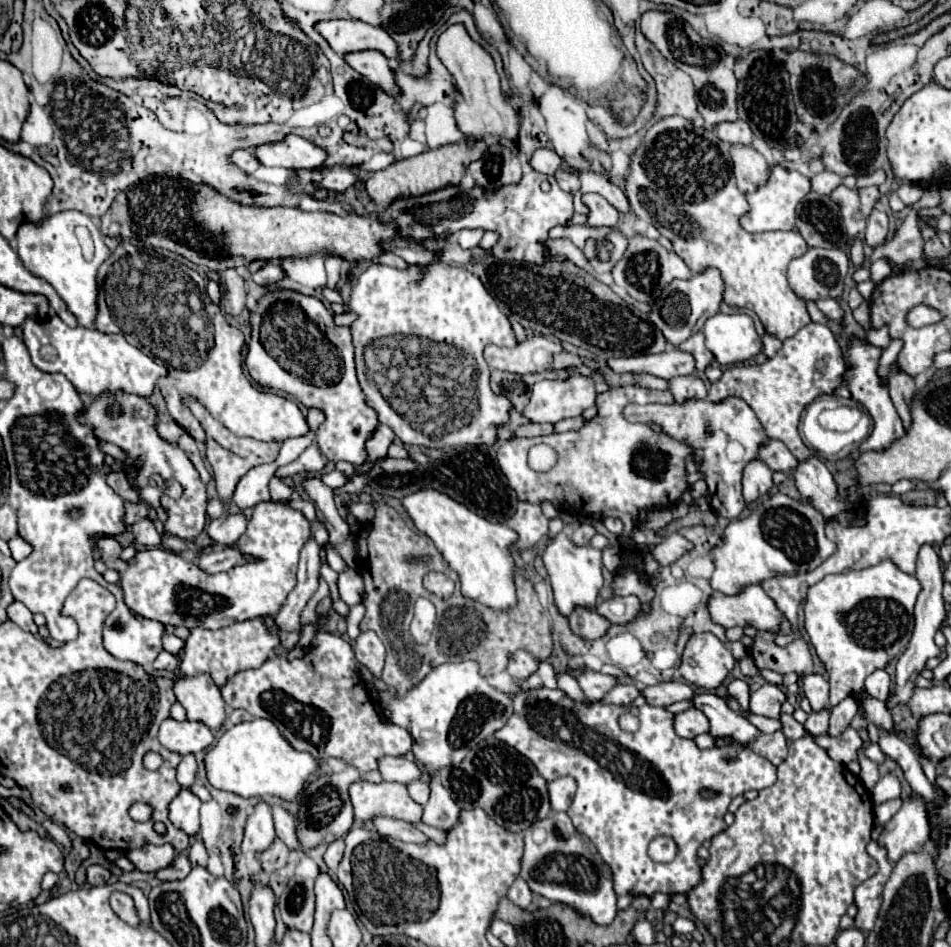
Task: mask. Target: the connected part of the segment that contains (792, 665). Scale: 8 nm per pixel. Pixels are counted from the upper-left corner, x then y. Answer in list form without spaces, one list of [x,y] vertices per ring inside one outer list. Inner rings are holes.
[[[789,619],[781,621],[777,633],[757,631],[753,645],[749,647],[749,657],[753,659],[757,669],[773,669],[781,675],[789,671],[795,671],[797,675],[805,675],[813,671],[813,661],[805,639],[795,637],[785,647],[779,647],[775,643],[779,635],[791,635],[791,633],[793,633],[793,625]]]

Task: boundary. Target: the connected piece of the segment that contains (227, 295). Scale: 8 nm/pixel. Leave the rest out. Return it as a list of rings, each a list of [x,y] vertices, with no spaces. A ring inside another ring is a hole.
[[[227,269],[221,273],[221,287],[223,287],[223,299],[221,305],[225,313],[239,315],[245,307],[245,293],[243,293],[243,279],[237,275],[235,269]]]

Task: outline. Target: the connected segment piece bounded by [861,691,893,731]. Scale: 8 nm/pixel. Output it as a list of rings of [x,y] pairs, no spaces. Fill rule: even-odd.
[[[867,691],[861,693],[861,711],[865,713],[865,719],[875,723],[877,727],[891,731],[893,729],[893,719],[889,709],[885,709],[883,701],[877,701],[875,697],[871,697]]]

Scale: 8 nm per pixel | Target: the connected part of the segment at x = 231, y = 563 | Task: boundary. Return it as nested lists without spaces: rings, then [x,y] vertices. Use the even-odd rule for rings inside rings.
[[[225,547],[221,551],[209,551],[201,553],[197,557],[197,565],[205,569],[207,573],[219,573],[219,571],[229,571],[241,563],[253,563],[257,561],[253,555],[241,553],[237,547]]]

